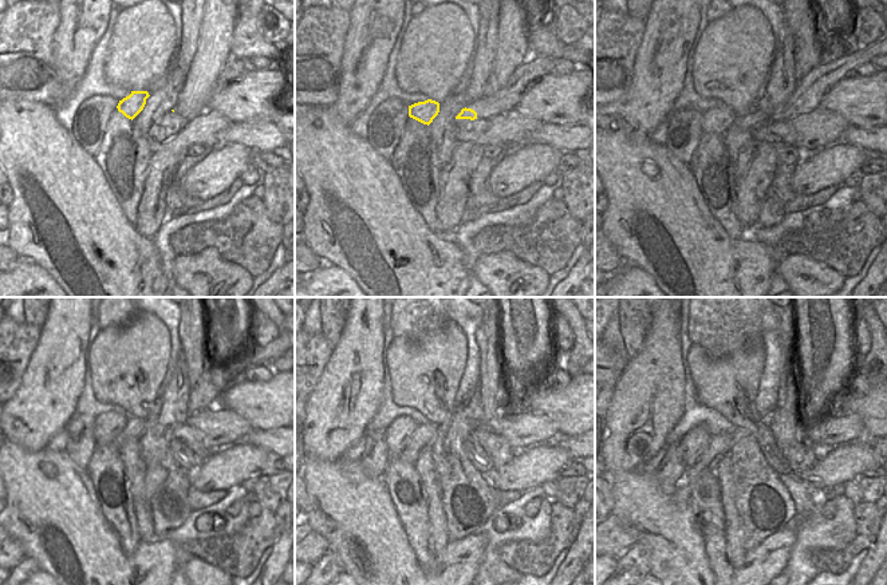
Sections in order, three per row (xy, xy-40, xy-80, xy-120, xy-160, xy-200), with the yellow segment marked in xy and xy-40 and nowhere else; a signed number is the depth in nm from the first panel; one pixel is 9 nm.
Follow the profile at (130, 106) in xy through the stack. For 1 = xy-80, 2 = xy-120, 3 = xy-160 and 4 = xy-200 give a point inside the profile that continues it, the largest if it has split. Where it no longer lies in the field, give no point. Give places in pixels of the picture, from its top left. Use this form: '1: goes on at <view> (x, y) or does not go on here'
1: goes on at xy-80 (716, 121)
2: goes on at xy-120 (110, 426)
3: goes on at xy-160 (405, 438)
4: goes on at xy-200 (700, 450)

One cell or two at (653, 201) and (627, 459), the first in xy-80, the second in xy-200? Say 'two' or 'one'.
two

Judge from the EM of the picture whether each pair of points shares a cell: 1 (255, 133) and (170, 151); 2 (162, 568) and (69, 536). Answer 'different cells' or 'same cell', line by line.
1: different cells
2: same cell

